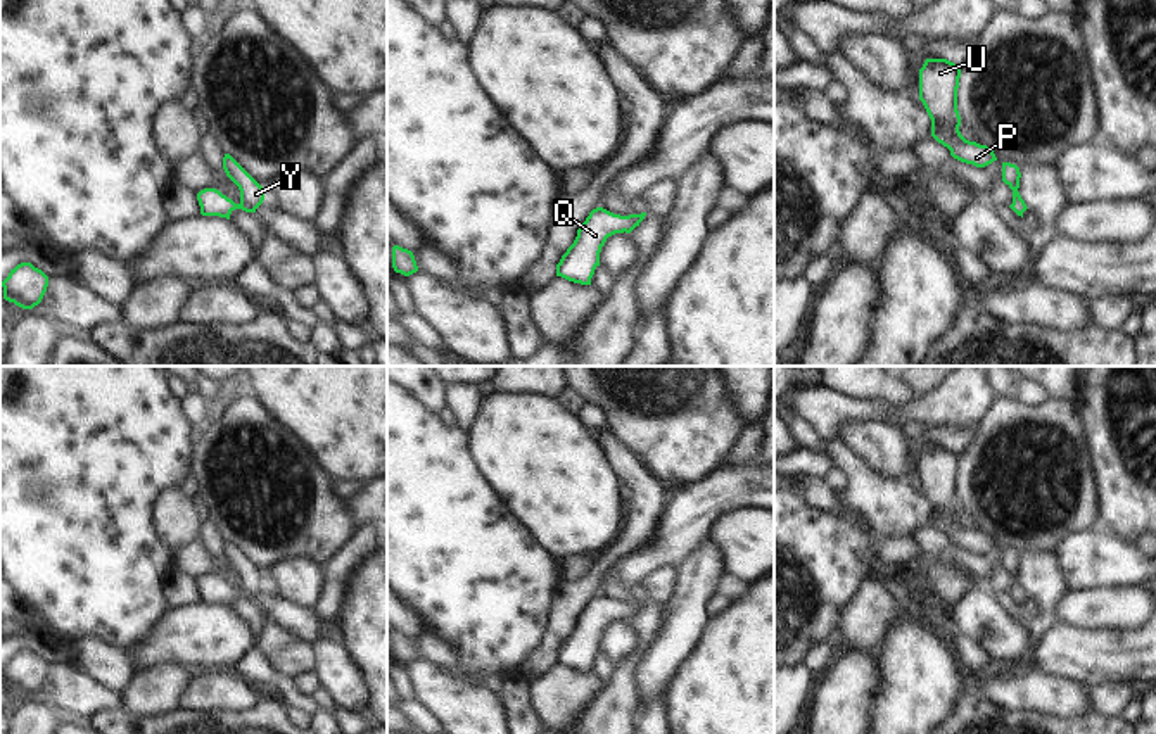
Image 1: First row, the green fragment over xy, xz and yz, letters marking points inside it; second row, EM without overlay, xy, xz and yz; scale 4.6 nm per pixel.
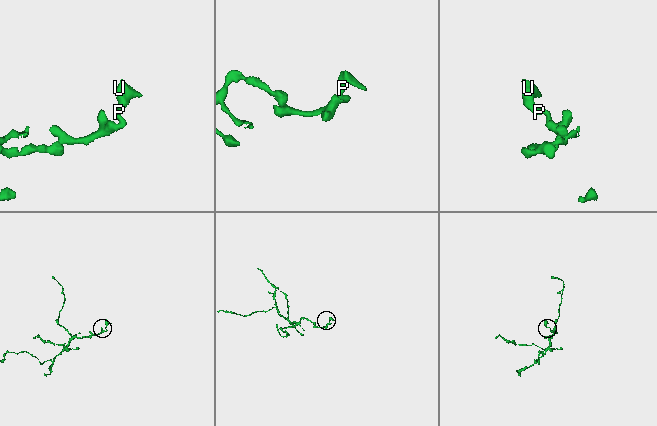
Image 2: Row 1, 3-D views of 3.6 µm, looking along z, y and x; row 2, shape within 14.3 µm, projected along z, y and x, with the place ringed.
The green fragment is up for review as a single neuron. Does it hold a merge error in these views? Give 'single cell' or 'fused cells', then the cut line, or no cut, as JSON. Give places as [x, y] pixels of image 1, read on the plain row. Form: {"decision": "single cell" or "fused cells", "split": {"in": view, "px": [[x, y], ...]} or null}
{"decision": "single cell", "split": null}

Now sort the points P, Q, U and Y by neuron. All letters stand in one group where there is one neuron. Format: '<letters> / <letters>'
P Q U Y

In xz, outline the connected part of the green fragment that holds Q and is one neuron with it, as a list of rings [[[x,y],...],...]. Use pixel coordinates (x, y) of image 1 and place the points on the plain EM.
[[[603,594],[589,599],[577,617],[574,630],[556,651],[556,663],[568,668],[591,672],[594,656],[600,653],[600,639],[607,625],[615,620],[631,620],[645,606],[646,599],[620,603]]]

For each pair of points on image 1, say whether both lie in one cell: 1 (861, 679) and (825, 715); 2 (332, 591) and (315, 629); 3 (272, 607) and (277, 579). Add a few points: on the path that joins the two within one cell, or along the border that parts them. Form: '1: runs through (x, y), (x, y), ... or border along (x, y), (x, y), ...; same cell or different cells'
1: runs through (852, 688), (833, 707); same cell
2: border along (313, 610), (323, 620), (336, 619); different cells
3: border along (277, 596), (313, 610); different cells

